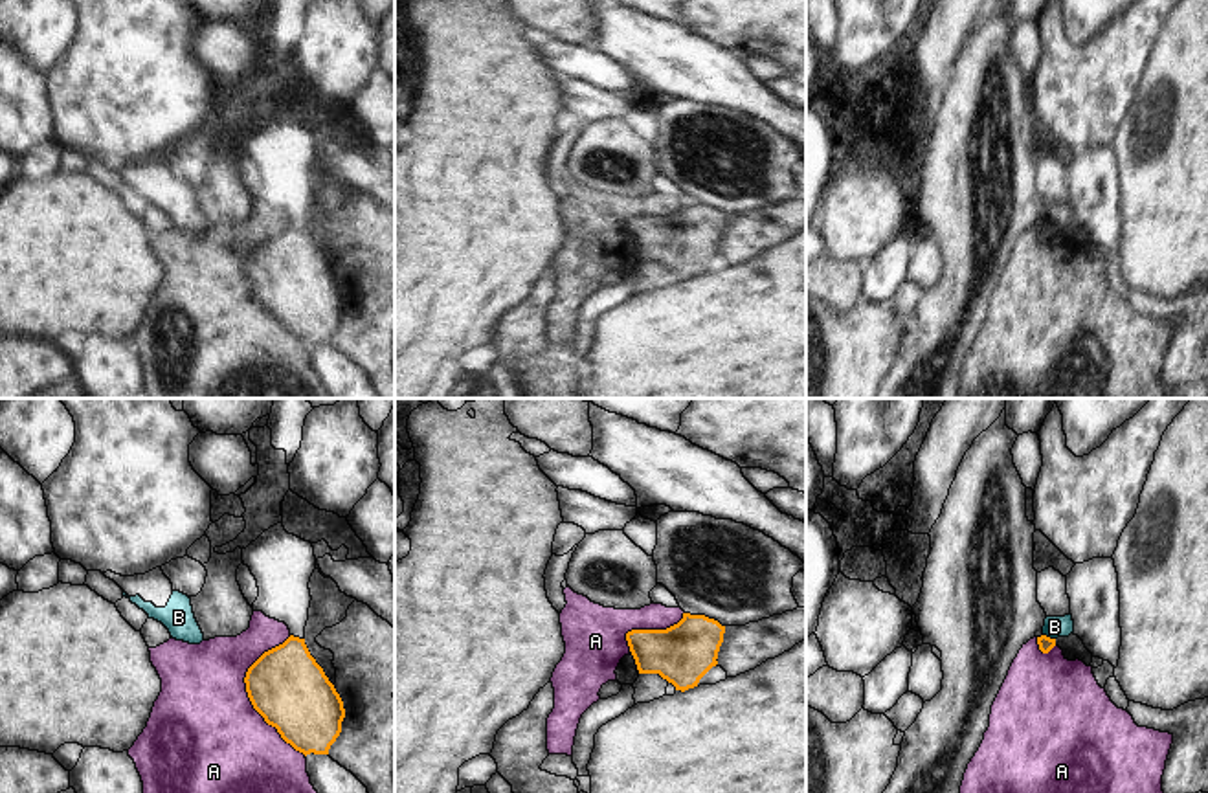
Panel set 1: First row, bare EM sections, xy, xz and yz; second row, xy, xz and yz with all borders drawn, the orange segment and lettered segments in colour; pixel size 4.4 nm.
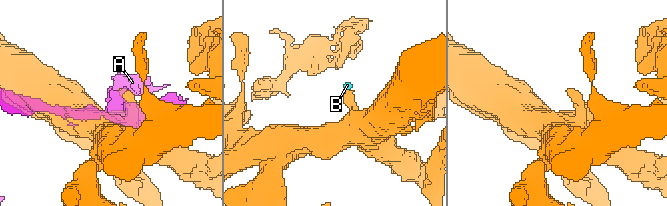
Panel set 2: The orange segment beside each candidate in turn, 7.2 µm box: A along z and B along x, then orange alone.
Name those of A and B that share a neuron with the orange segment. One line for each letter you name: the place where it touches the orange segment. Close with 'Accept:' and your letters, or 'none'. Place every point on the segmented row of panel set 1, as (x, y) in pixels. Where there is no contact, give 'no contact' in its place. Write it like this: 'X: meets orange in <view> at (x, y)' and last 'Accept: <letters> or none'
Accept: none

